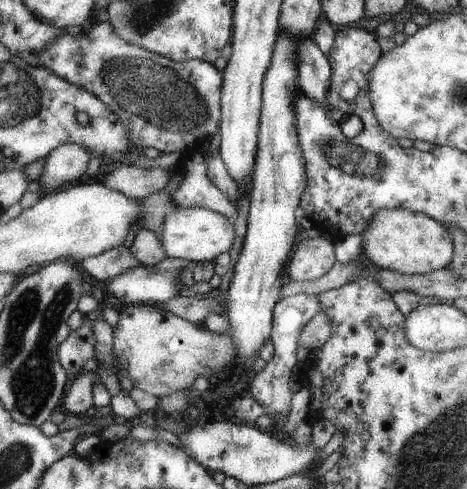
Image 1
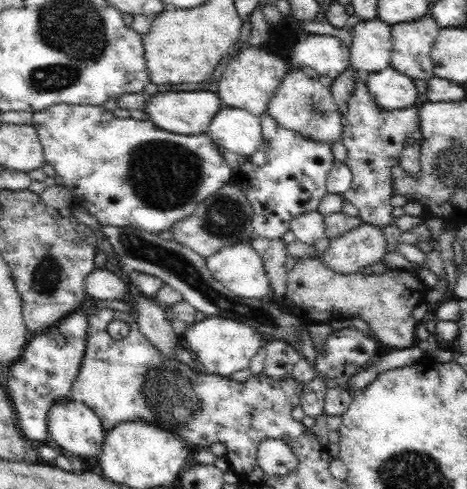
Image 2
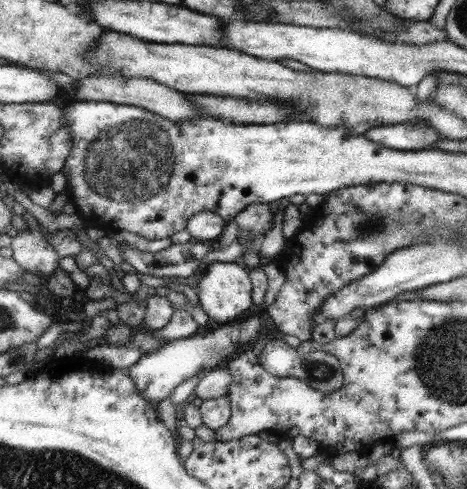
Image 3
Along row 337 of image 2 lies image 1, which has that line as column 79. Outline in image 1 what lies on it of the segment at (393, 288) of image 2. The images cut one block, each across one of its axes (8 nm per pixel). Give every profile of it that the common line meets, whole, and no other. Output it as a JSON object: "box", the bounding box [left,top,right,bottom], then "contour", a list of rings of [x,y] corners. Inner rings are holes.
{"box":[61,372,101,416],"contour":[[[79,372],[77,378],[71,382],[71,386],[65,390],[65,398],[61,402],[63,412],[65,414],[73,414],[73,416],[83,416],[89,408],[91,408],[91,400],[93,400],[93,384],[101,382],[99,372]]]}

